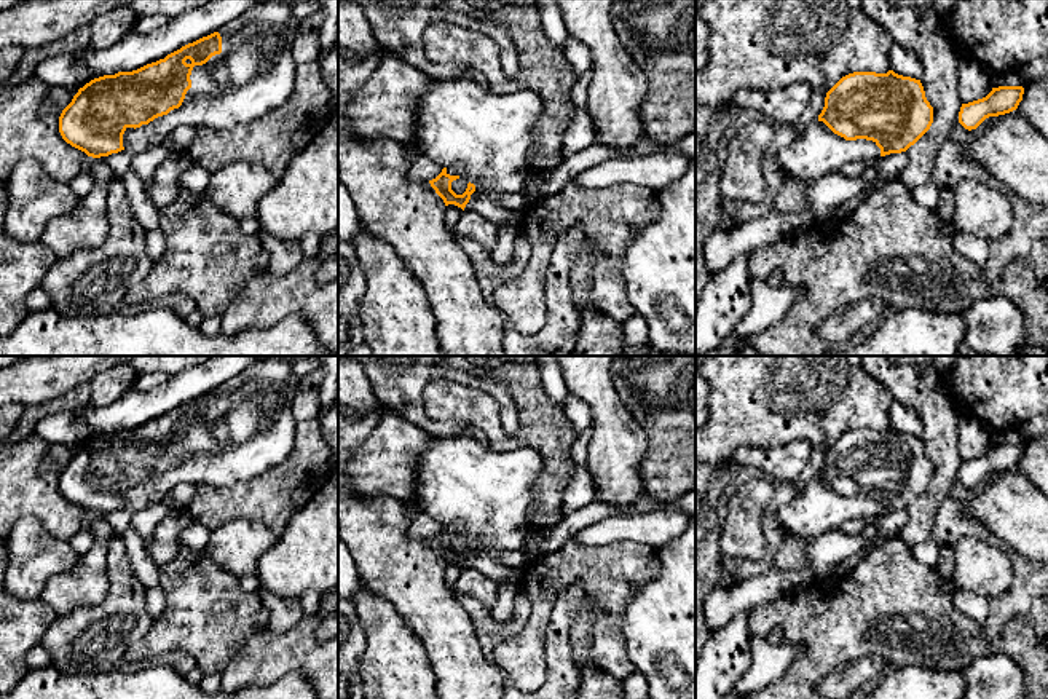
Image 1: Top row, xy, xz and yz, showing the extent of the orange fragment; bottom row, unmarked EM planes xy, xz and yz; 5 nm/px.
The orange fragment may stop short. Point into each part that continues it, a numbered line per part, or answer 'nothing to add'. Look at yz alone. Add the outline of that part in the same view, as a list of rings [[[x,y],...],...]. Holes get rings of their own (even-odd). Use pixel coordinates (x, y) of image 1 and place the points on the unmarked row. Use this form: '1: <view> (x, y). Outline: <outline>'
1: yz (819, 509). Outline: [[[814,479],[778,512],[778,527],[786,538],[812,541],[850,519],[873,519],[881,506],[873,498],[845,498],[823,479]]]

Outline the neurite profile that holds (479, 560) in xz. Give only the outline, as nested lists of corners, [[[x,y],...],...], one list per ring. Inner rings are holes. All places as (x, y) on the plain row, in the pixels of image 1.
[[[480,547],[471,552],[469,560],[466,562],[464,568],[475,568],[487,578],[493,579],[496,584],[504,582],[514,567],[507,567],[488,557]]]

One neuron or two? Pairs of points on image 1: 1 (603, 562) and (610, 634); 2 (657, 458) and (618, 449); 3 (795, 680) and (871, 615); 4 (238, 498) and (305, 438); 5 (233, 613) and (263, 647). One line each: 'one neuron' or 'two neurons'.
1: one neuron
2: two neurons
3: one neuron
4: one neuron
5: two neurons

